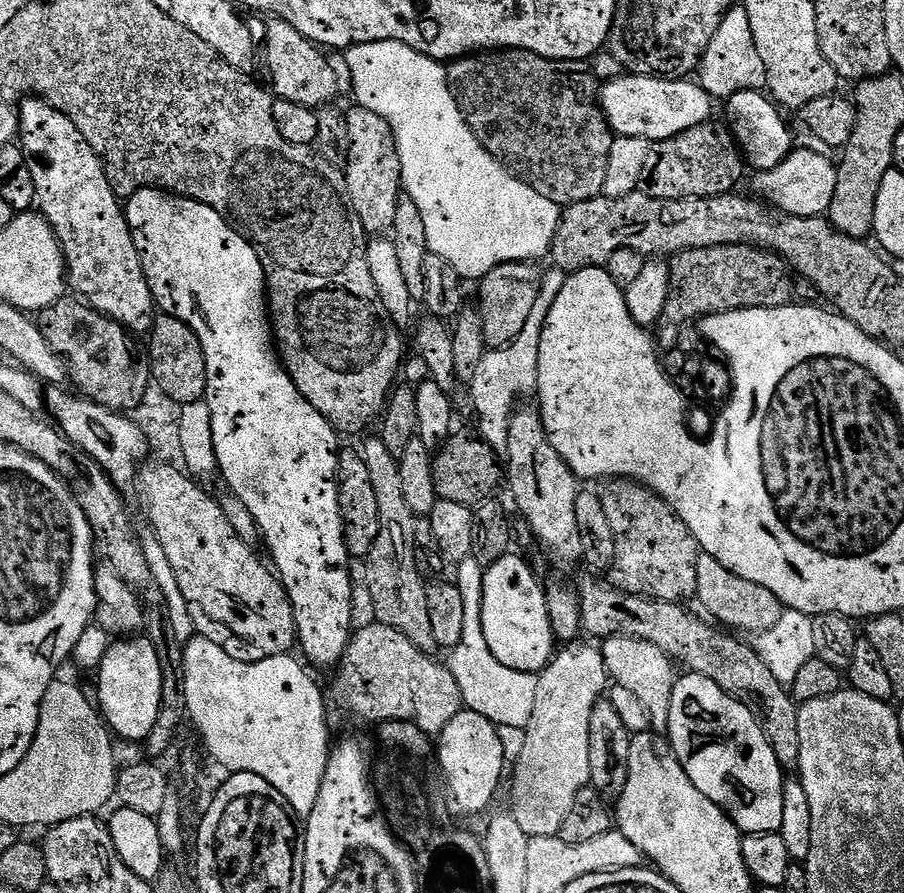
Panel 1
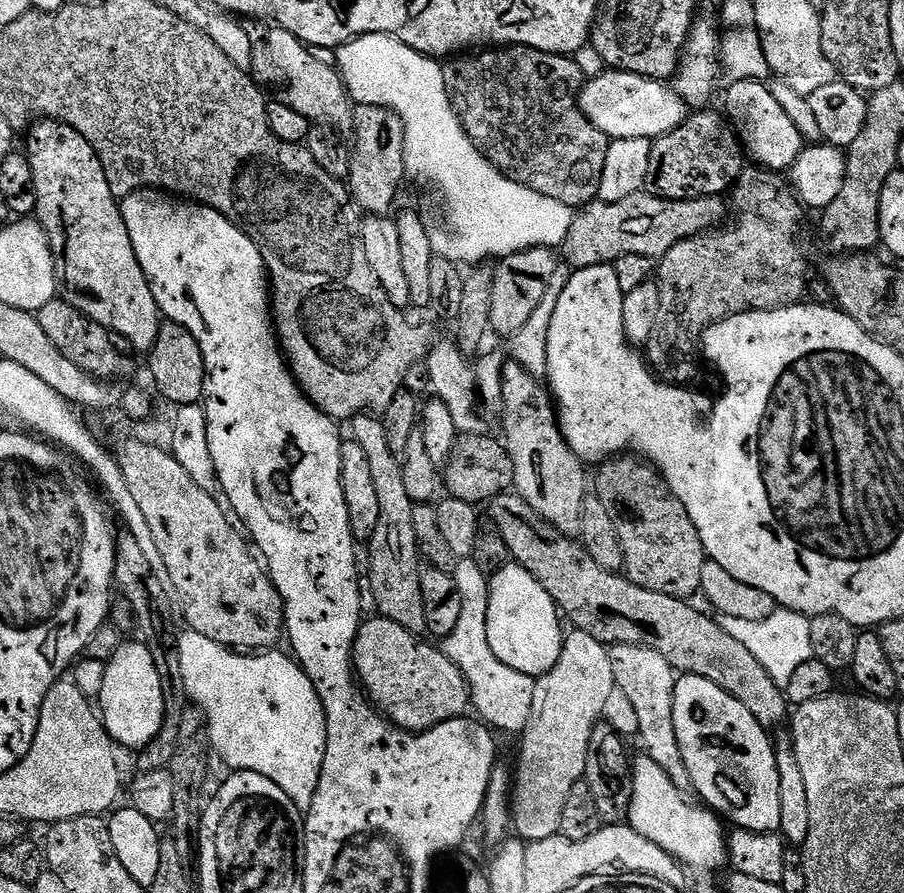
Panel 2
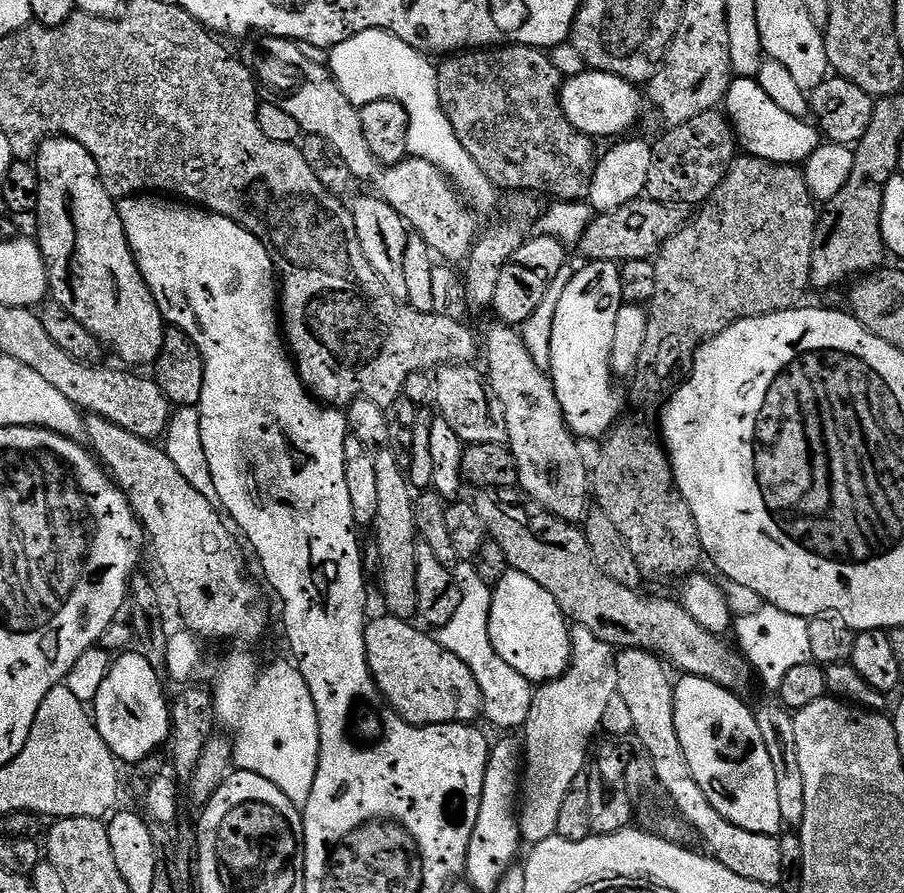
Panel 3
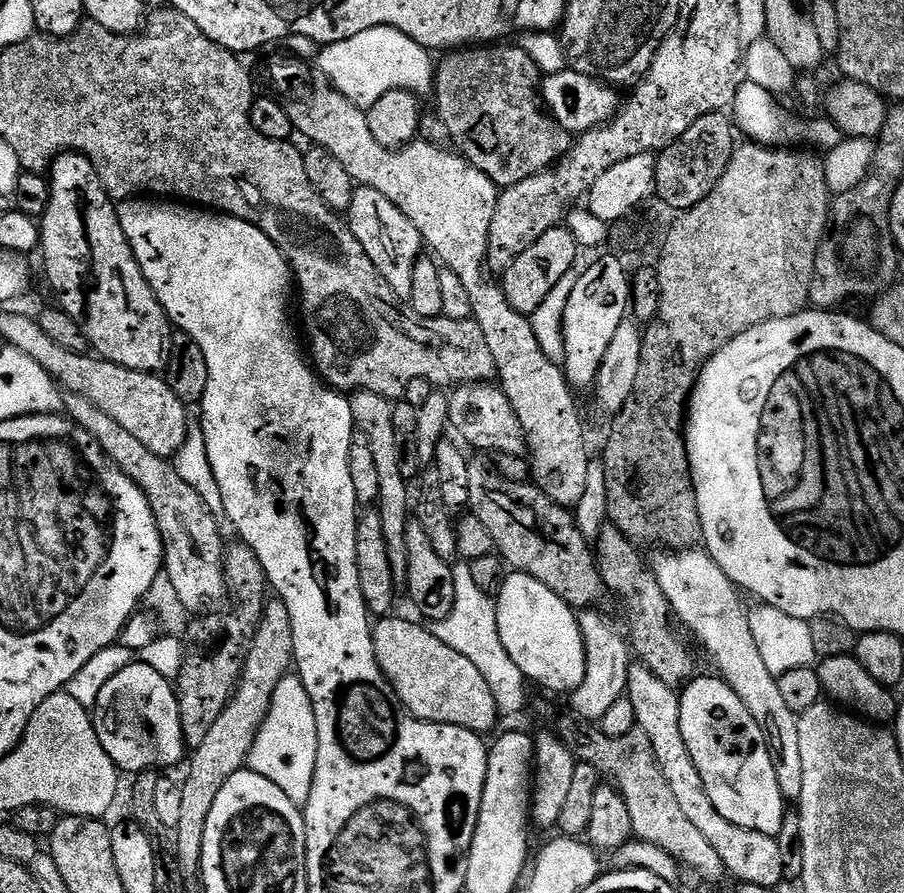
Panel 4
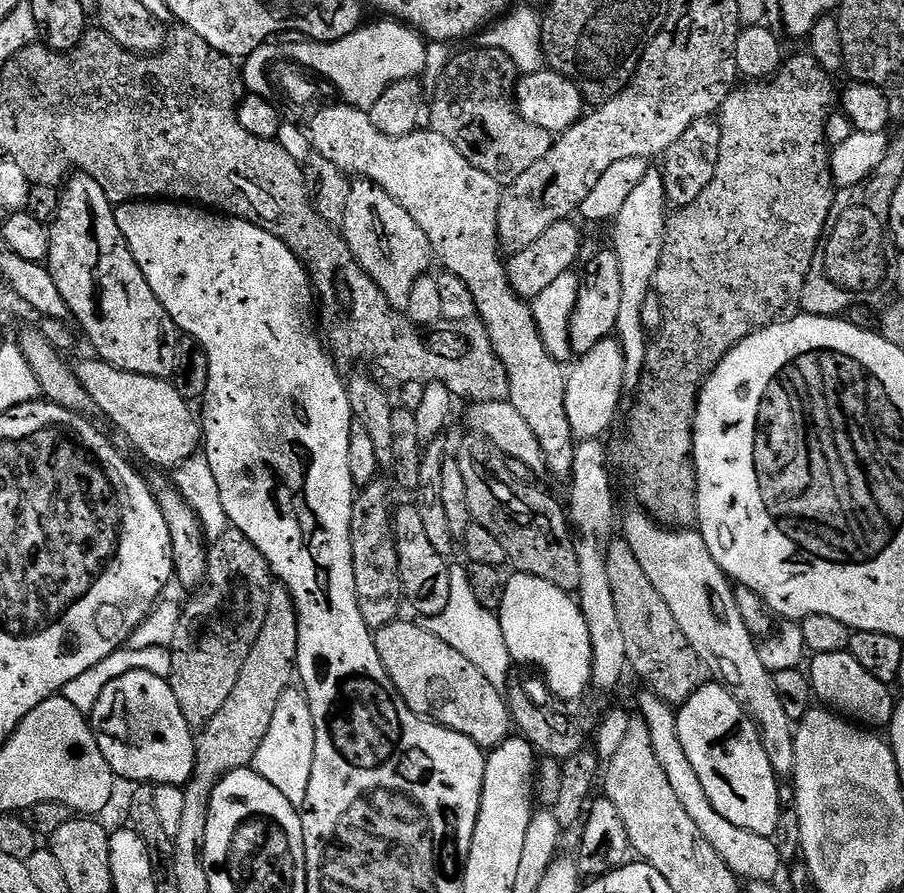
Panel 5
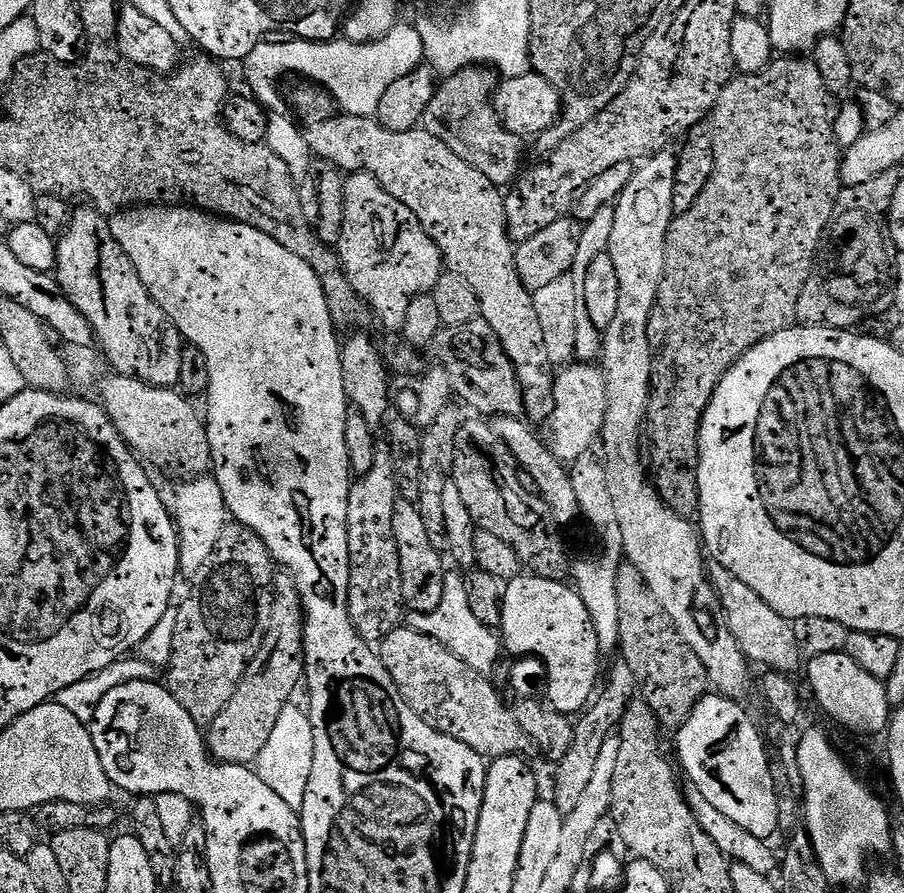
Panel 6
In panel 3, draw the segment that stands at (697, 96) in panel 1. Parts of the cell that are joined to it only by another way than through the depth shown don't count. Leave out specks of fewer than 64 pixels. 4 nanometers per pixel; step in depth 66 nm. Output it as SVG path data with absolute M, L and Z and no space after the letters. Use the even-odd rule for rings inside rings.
M585 70L577 76L567 77L560 86L560 105L566 118L576 130L593 138L620 138L631 133L628 131L640 116L640 96L642 100L642 92L637 85L609 72Z

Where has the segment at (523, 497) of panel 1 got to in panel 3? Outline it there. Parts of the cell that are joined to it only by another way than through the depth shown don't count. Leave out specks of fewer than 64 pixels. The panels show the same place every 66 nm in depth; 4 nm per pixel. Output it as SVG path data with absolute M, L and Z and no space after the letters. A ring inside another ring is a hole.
M501 322L494 324L488 332L486 383L502 417L507 447L511 448L512 457L518 466L519 491L558 518L583 521L590 511L590 468L589 465L584 465L584 456L576 445L579 444L577 437L568 429L558 394L552 385L552 377L538 366L538 362L534 362L534 358L530 358L530 350L526 350L523 335L515 327Z

